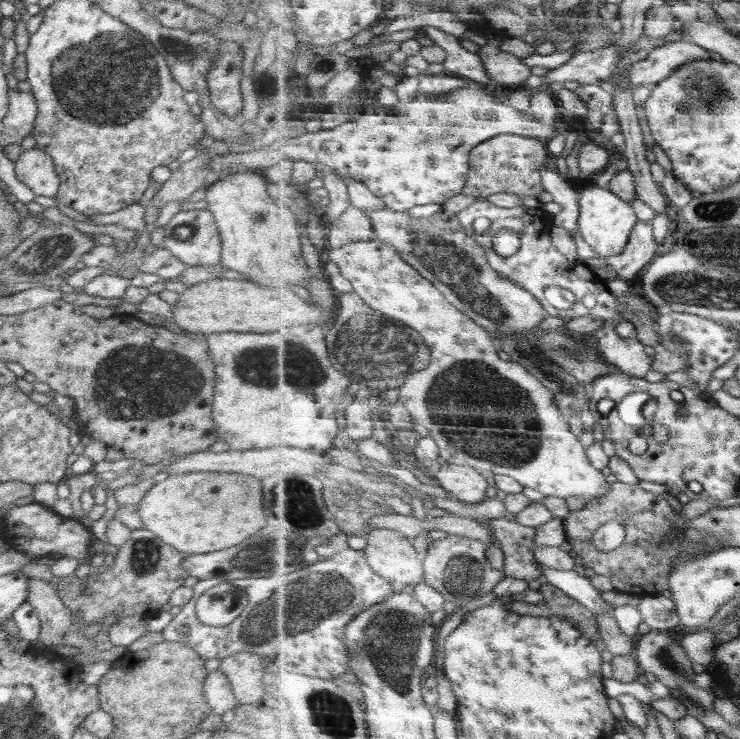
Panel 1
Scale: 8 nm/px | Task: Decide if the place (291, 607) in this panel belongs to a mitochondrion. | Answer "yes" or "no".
yes

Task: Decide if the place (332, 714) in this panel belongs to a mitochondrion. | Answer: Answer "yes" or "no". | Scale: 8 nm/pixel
yes

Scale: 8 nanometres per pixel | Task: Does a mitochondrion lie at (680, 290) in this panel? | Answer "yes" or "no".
yes

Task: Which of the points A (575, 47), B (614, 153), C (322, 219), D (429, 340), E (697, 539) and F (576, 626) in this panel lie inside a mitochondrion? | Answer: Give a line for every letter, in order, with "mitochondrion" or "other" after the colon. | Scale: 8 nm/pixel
A: other
B: other
C: other
D: mitochondrion
E: mitochondrion
F: other

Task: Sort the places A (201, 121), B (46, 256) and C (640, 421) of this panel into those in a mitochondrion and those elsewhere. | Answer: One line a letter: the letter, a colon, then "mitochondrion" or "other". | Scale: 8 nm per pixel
A: other
B: mitochondrion
C: other

